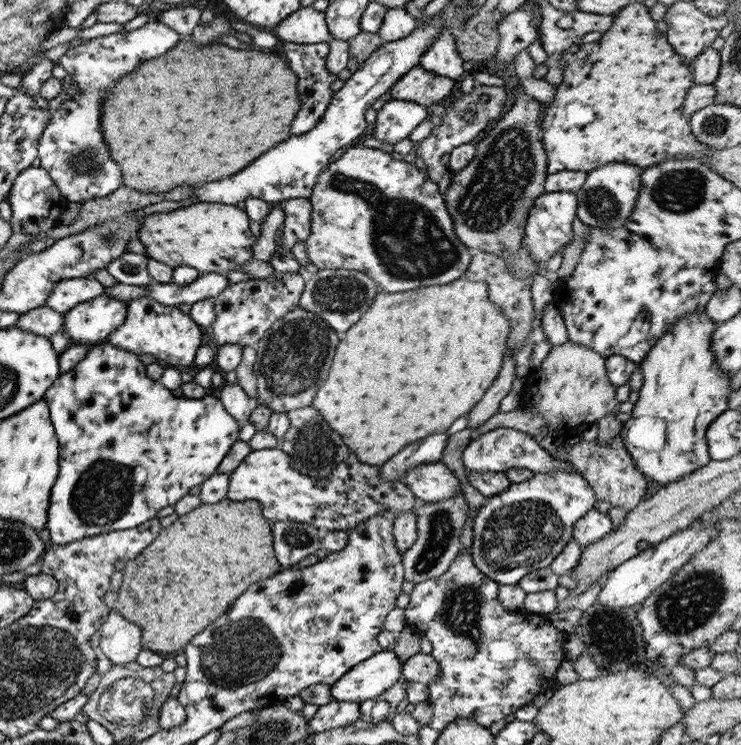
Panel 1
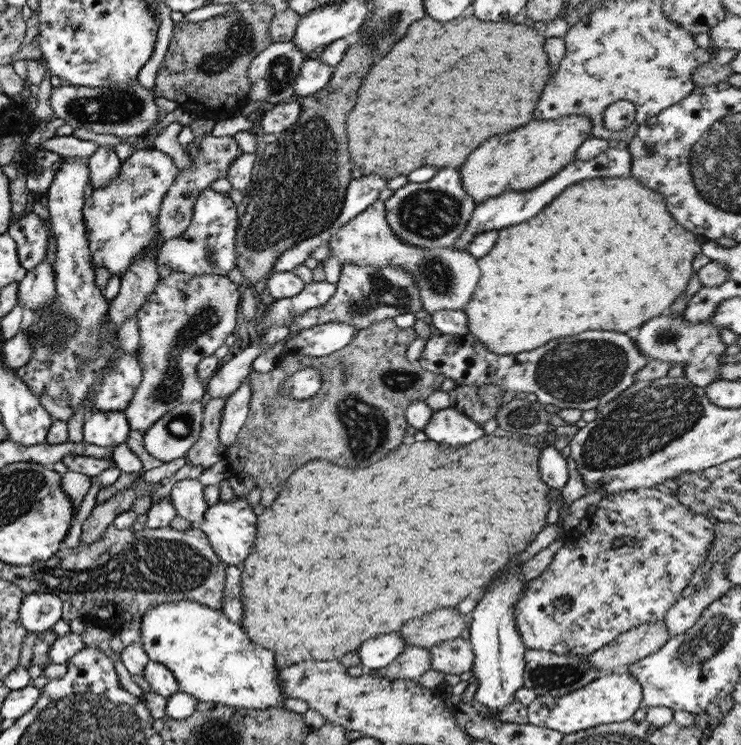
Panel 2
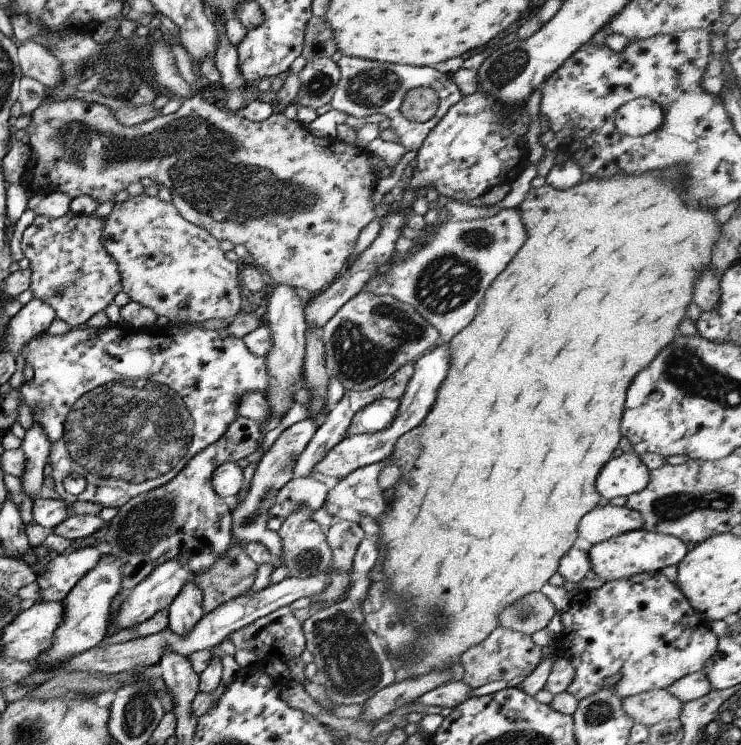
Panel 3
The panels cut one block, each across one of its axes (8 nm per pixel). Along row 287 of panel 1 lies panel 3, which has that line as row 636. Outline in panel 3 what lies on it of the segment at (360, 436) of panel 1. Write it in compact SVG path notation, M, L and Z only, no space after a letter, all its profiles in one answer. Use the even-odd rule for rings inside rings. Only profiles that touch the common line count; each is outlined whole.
M682 166L654 170L652 174L622 174L608 180L589 177L568 190L556 190L548 185L531 188L524 201L516 207L528 234L524 246L508 263L506 270L500 272L500 276L488 287L476 312L476 320L472 320L470 326L466 326L448 342L450 370L438 388L434 406L420 426L398 439L391 455L395 459L395 465L402 469L402 474L390 488L394 491L393 498L385 498L386 512L382 514L382 518L376 520L380 528L381 544L379 537L373 539L378 550L381 547L385 549L382 564L384 580L388 580L392 590L400 596L400 600L404 600L406 616L412 618L412 626L424 632L424 636L418 638L412 646L412 660L389 654L395 673L406 672L408 679L414 680L436 670L451 670L453 663L461 662L462 654L472 646L478 646L495 628L500 627L498 614L502 610L510 608L510 604L514 604L522 596L540 592L544 584L558 572L560 559L572 548L579 536L578 523L585 514L598 506L601 494L596 490L595 482L604 464L618 448L626 390L632 378L642 368L646 368L658 356L658 352L666 348L678 334L678 325L686 318L686 310L693 302L694 284L702 270L710 264L716 240L722 232L722 225L714 218L715 210L690 208L684 204L680 194L682 180ZM406 454L412 454L412 458L406 460ZM404 470L412 474L412 480L406 480ZM422 472L428 472L428 476L422 476ZM436 606L444 606L444 610L448 610L444 630L438 630L434 626L436 616L430 616L434 612L426 610Z

